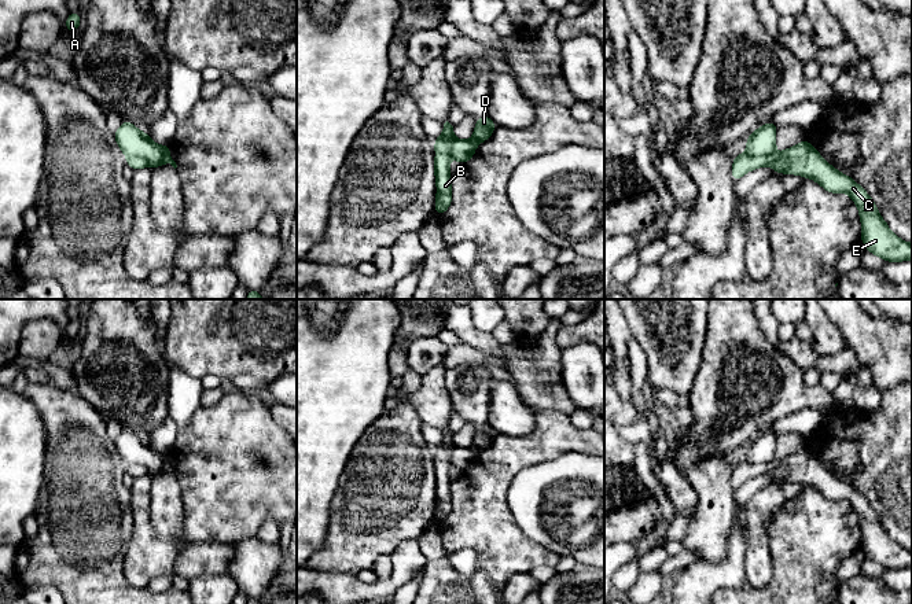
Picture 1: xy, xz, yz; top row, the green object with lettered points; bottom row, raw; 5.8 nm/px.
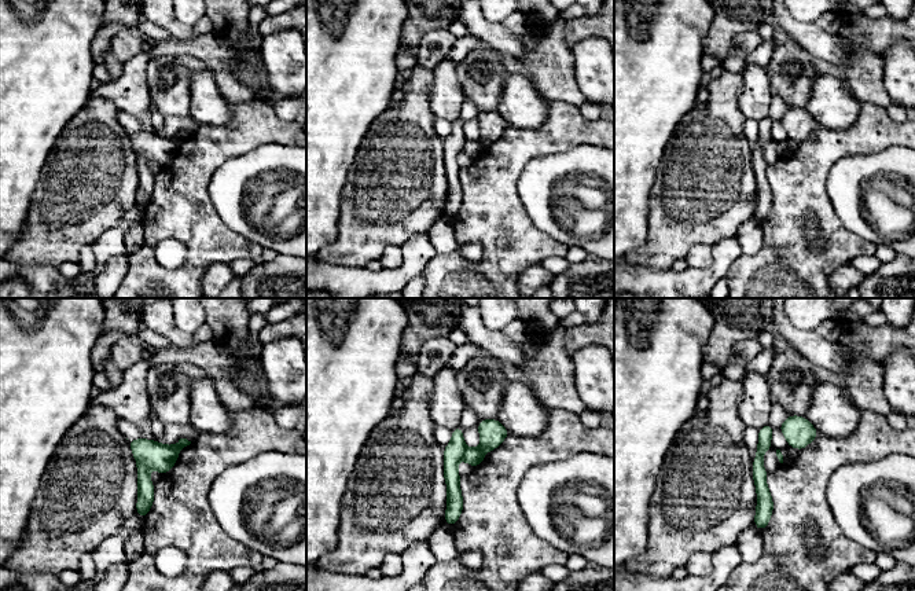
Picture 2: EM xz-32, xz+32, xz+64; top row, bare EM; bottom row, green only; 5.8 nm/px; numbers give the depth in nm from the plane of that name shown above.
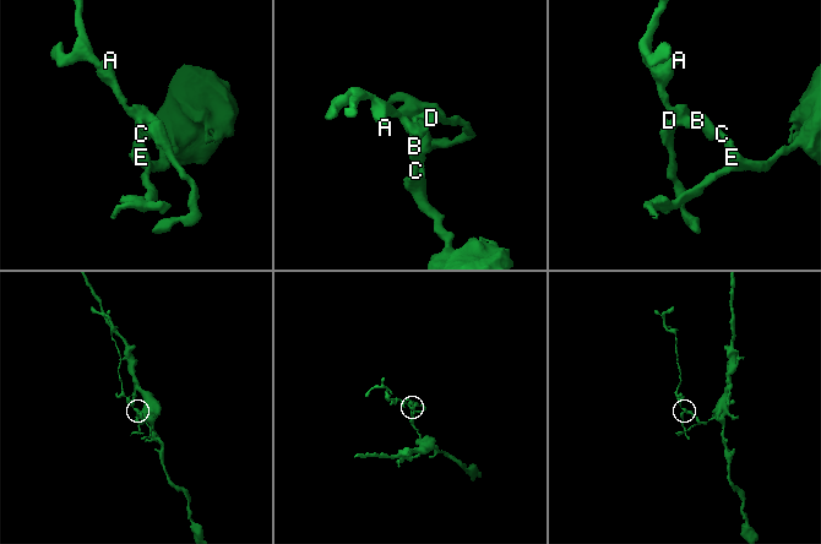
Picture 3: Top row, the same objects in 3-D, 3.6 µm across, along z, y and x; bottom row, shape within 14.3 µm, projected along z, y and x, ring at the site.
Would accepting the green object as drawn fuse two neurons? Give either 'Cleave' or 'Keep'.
Cleave

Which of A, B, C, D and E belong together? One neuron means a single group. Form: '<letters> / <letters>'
A / B C D E

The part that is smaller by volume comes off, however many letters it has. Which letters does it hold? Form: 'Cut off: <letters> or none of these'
Cut off: A

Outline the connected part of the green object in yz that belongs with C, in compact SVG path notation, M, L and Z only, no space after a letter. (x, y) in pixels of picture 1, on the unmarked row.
M806 446L797 453L769 464L733 464L731 483L738 489L747 479L771 472L775 480L798 482L819 490L827 500L846 500L858 515L861 549L869 560L886 570L912 568L912 550L896 544L880 524L875 509L852 485L827 471Z

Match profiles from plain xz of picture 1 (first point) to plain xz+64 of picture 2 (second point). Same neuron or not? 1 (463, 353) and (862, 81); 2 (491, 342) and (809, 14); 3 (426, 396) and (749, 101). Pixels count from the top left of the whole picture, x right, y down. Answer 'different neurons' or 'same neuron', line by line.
1: same neuron
2: different neurons
3: same neuron

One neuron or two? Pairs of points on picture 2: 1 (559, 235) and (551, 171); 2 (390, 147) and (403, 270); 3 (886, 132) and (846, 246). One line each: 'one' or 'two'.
1: one
2: two
3: one

